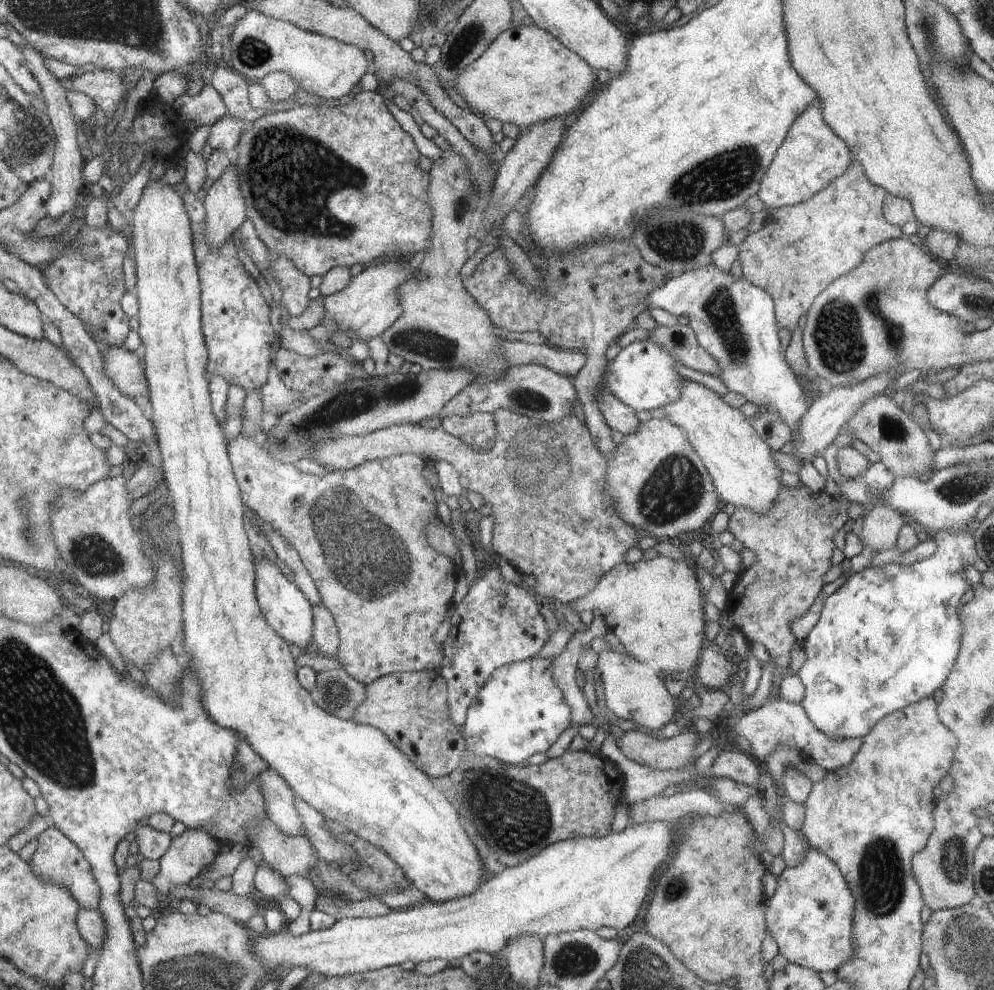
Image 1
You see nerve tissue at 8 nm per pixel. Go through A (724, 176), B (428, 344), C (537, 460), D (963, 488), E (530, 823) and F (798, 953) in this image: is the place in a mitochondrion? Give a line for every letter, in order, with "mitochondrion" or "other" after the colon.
A: mitochondrion
B: mitochondrion
C: mitochondrion
D: mitochondrion
E: mitochondrion
F: other

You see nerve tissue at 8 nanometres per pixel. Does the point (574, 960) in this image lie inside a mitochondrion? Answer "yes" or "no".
yes

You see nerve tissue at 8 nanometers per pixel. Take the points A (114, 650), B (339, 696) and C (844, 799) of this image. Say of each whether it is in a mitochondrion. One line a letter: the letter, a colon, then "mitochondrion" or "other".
A: other
B: mitochondrion
C: other

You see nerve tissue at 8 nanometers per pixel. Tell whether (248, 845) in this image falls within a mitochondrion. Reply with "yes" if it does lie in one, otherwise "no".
no

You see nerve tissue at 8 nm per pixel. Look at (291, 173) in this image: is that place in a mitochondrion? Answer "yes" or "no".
yes

